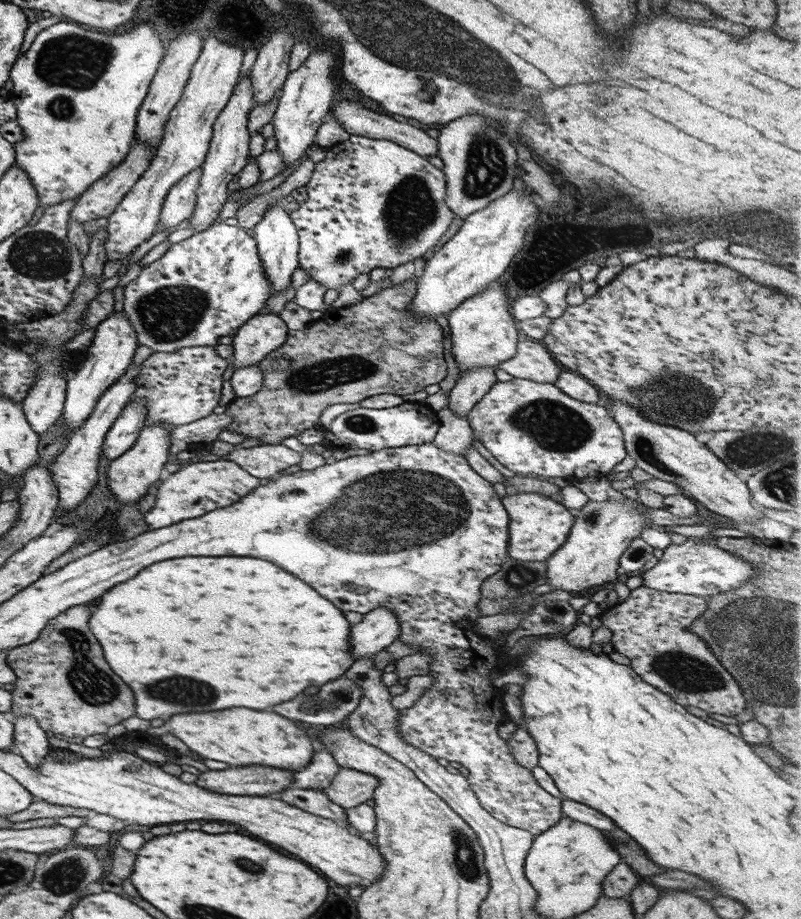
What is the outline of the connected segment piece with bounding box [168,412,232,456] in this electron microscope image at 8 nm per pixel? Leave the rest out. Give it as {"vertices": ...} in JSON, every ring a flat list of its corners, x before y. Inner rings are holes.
{"vertices":[[225,412,211,413,189,424,171,427,168,451,171,456,174,456,182,450,196,452,201,447,208,447,212,440,217,438,217,434,223,431,231,421,232,416]]}

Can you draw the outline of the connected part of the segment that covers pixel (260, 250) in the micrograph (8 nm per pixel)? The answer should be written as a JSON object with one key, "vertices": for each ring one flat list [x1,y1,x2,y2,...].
{"vertices":[[282,203,268,205,263,211,261,220,253,226,253,240,257,248,257,256,270,282,269,296,277,296,289,288,292,270,298,268,298,237,291,217,284,210]]}

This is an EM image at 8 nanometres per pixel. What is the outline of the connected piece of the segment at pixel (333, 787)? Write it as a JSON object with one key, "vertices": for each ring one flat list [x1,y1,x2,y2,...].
{"vertices":[[340,768,323,791,335,804,348,809,372,798,375,787,377,780,373,776,357,770]]}

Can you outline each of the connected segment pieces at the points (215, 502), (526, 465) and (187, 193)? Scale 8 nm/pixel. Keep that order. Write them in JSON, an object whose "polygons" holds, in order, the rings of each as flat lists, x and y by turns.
{"polygons":[[[227,459,215,461,198,461,181,466,177,471,169,475,163,475,157,482,155,489,155,505,144,515,144,521,148,524,147,531,163,528,201,516,209,510,224,508,233,505,240,498,257,488,261,481,247,474,237,463]],[[513,378,511,381,496,383,471,407,471,410,466,414,468,425,470,426,472,436,474,436,481,444,489,450,491,456,506,466,515,475,537,474,538,478,565,478,568,480,579,480,582,478,591,478,593,480,605,478,609,470,618,462,627,456,624,444,622,443,622,432,617,422,611,417,609,410,603,403,594,405,588,402,581,402,563,394,553,383,533,382,521,378]],[[200,166,182,176,165,195,158,220,163,222,163,230,167,231,190,218,194,209,197,185,201,176]]]}

